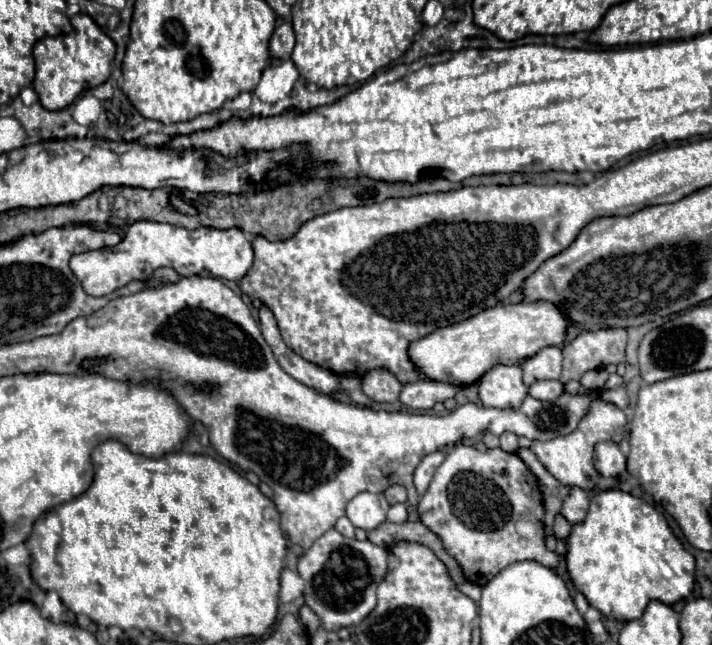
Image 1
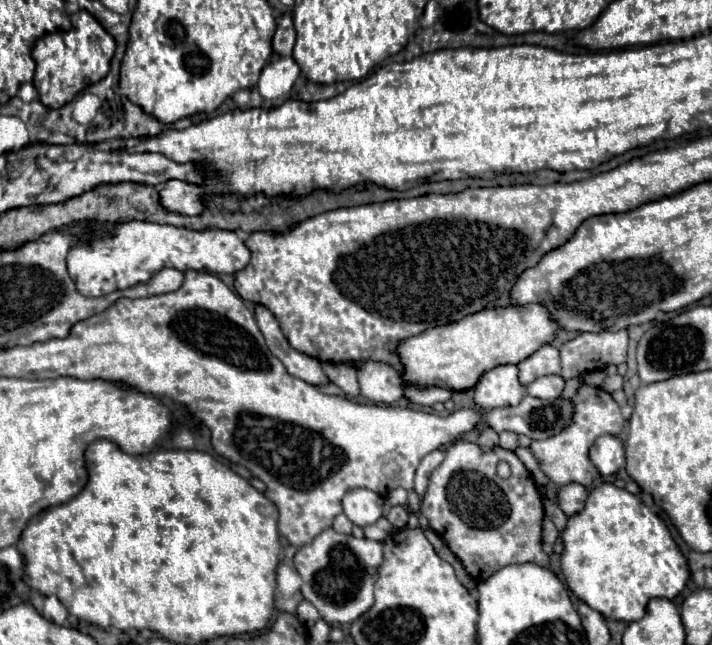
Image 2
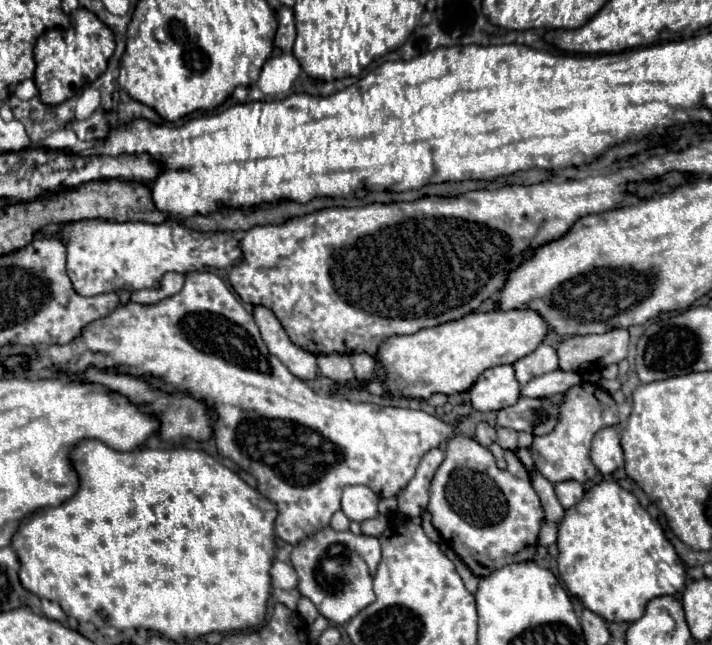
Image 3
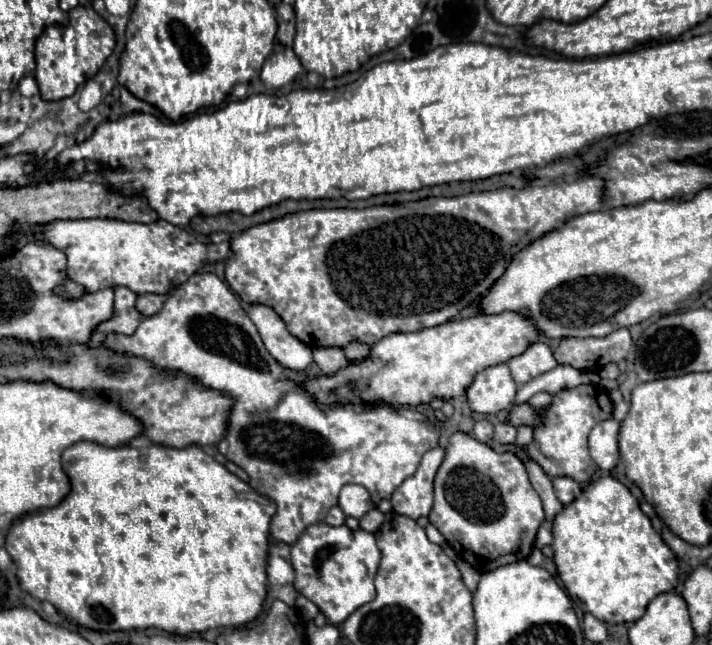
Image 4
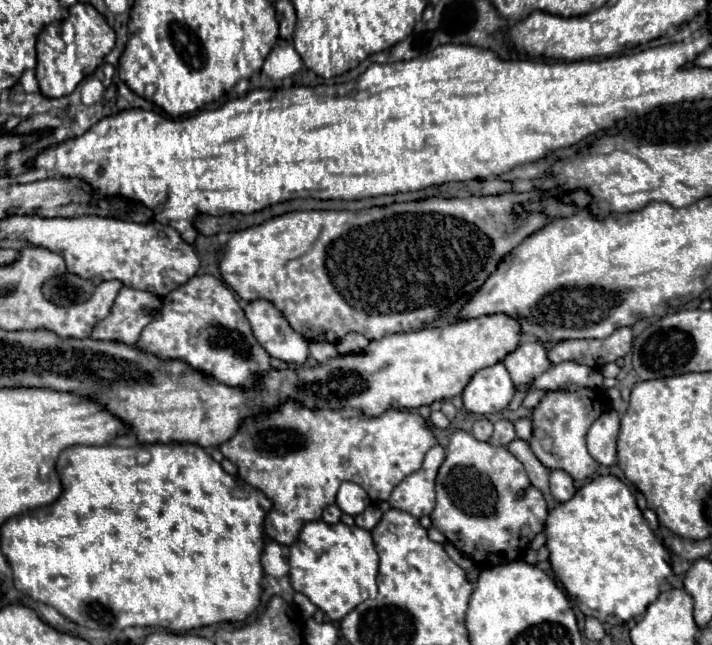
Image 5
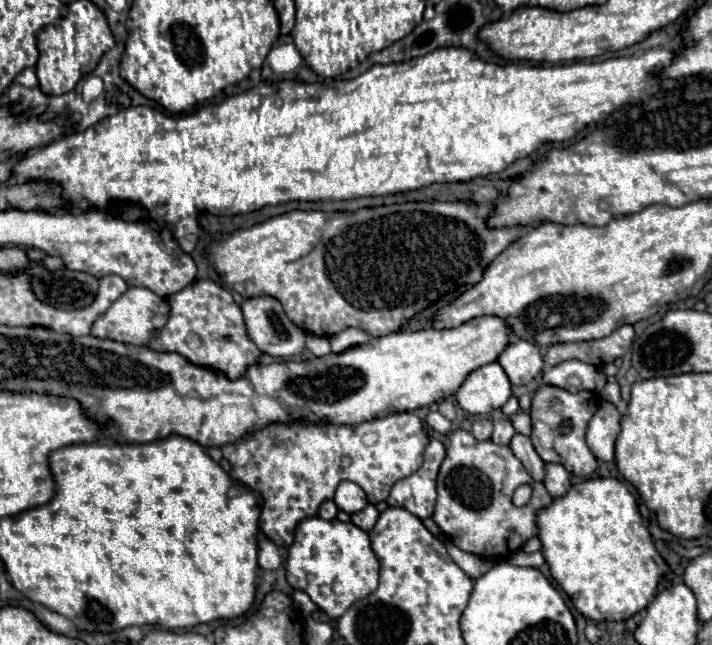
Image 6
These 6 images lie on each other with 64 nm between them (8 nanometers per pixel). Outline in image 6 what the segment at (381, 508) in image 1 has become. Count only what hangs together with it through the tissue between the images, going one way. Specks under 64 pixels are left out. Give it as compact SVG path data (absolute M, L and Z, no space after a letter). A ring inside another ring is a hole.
M344 480L344 482L336 488L334 502L336 502L336 506L338 506L340 510L344 510L344 512L348 512L348 514L360 512L360 510L368 504L364 490L362 490L358 484L348 482L348 480Z

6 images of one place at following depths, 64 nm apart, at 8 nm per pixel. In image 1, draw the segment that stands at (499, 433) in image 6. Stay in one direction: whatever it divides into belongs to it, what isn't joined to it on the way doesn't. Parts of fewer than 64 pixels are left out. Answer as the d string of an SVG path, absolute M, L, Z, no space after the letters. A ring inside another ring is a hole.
M504 432L500 436L500 448L504 452L516 452L518 450L518 436L516 434L510 434L510 432Z

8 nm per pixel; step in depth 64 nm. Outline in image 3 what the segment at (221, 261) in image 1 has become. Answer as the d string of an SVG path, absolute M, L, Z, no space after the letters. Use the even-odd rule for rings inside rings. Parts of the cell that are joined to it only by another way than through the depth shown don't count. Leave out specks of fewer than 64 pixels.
M80 220L64 224L62 240L68 248L68 276L74 290L82 296L156 288L166 272L186 274L202 268L232 268L244 256L238 240L230 232L194 238L192 230L174 220L166 220L164 224Z

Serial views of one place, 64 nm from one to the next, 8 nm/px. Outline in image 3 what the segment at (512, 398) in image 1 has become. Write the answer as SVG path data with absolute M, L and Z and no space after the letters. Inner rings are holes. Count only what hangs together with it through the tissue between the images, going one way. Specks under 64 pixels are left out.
M496 366L482 372L476 384L470 388L472 406L482 412L502 410L516 404L520 398L520 384L512 366Z

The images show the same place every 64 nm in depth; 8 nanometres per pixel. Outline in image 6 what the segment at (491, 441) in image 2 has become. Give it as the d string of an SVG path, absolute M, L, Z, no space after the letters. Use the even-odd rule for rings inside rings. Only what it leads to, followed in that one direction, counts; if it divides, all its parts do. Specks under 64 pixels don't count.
M488 418L476 420L472 426L472 434L476 436L476 440L488 440L492 436L492 422Z

